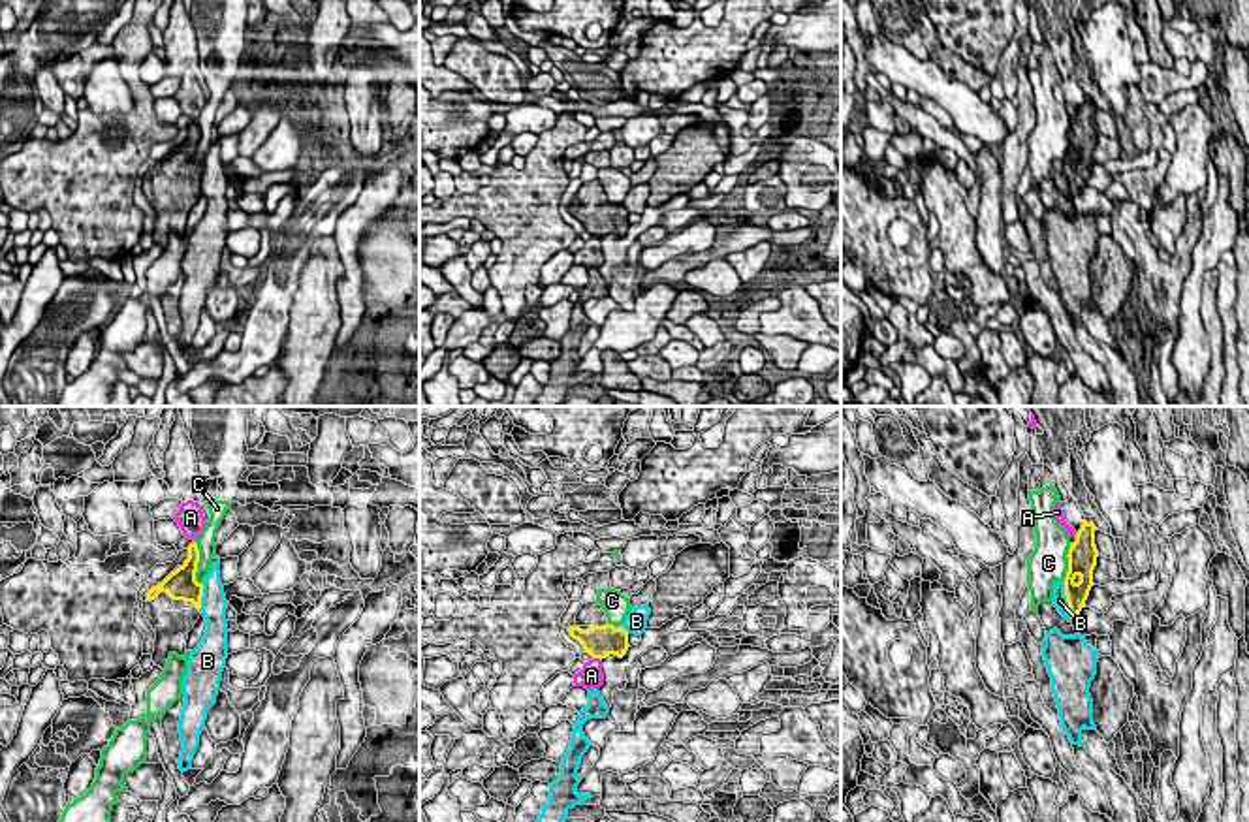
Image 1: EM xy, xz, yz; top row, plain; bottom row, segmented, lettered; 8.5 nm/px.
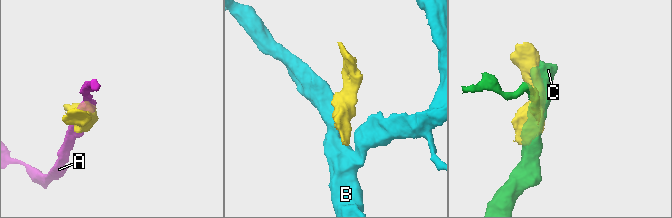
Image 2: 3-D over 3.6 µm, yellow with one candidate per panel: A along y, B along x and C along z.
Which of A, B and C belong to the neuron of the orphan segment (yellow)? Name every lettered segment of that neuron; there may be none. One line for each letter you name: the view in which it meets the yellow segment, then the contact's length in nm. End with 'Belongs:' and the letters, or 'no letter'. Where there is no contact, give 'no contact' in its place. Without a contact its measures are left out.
Belongs: no letter

